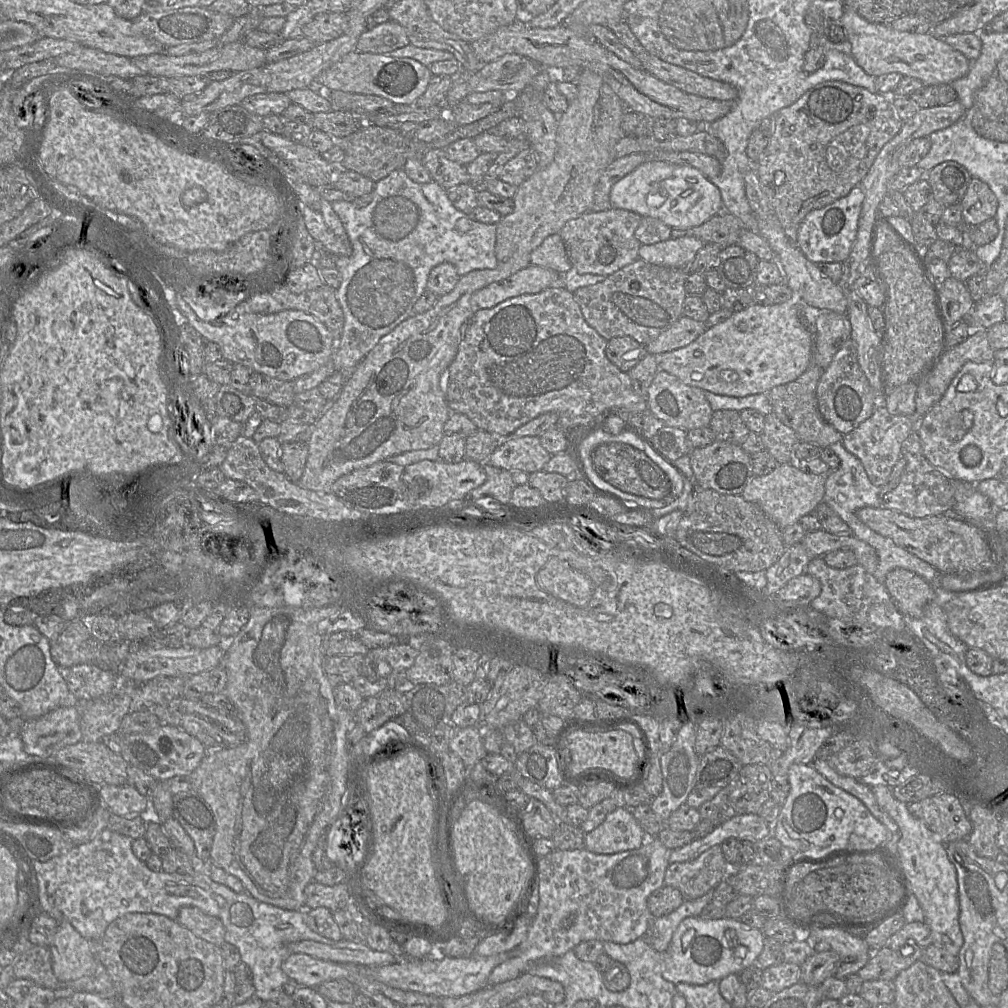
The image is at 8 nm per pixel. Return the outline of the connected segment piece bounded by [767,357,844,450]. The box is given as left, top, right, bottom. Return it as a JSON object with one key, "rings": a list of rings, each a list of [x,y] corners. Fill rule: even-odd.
{"rings":[[[812,357],[808,369],[799,378],[793,382],[776,386],[767,394],[773,408],[772,412],[778,419],[792,428],[800,441],[815,444],[822,450],[829,448],[832,444],[842,442],[844,438],[844,435],[830,425],[819,411],[816,390],[824,371]]]}

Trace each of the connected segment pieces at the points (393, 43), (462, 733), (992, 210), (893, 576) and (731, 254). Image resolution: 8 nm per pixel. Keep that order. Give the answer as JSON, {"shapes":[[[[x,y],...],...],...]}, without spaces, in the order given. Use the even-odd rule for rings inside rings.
{"shapes":[[[[388,20],[364,31],[356,45],[356,51],[372,54],[389,54],[410,44],[406,30],[399,23]]],[[[478,725],[465,728],[453,726],[449,750],[461,758],[467,770],[487,754],[482,742],[482,732]]],[[[972,178],[961,204],[966,227],[974,227],[995,218],[998,210],[995,193],[988,184],[978,178]]],[[[903,568],[890,571],[884,585],[906,618],[920,618],[934,596],[934,589],[926,580]]],[[[733,244],[721,247],[716,270],[726,287],[748,289],[755,283],[759,261],[753,252]]]]}

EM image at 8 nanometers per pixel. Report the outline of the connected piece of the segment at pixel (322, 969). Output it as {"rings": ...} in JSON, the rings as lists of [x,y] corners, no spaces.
{"rings":[[[291,953],[282,962],[281,969],[300,986],[316,987],[338,978],[348,980],[348,970],[342,964],[314,958],[304,953]]]}

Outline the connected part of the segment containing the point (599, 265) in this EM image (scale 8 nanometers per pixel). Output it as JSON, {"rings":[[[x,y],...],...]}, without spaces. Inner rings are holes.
{"rings":[[[612,207],[605,211],[589,211],[569,220],[560,231],[572,267],[579,274],[610,276],[639,258],[642,245],[635,237],[642,216],[625,209]]]}

